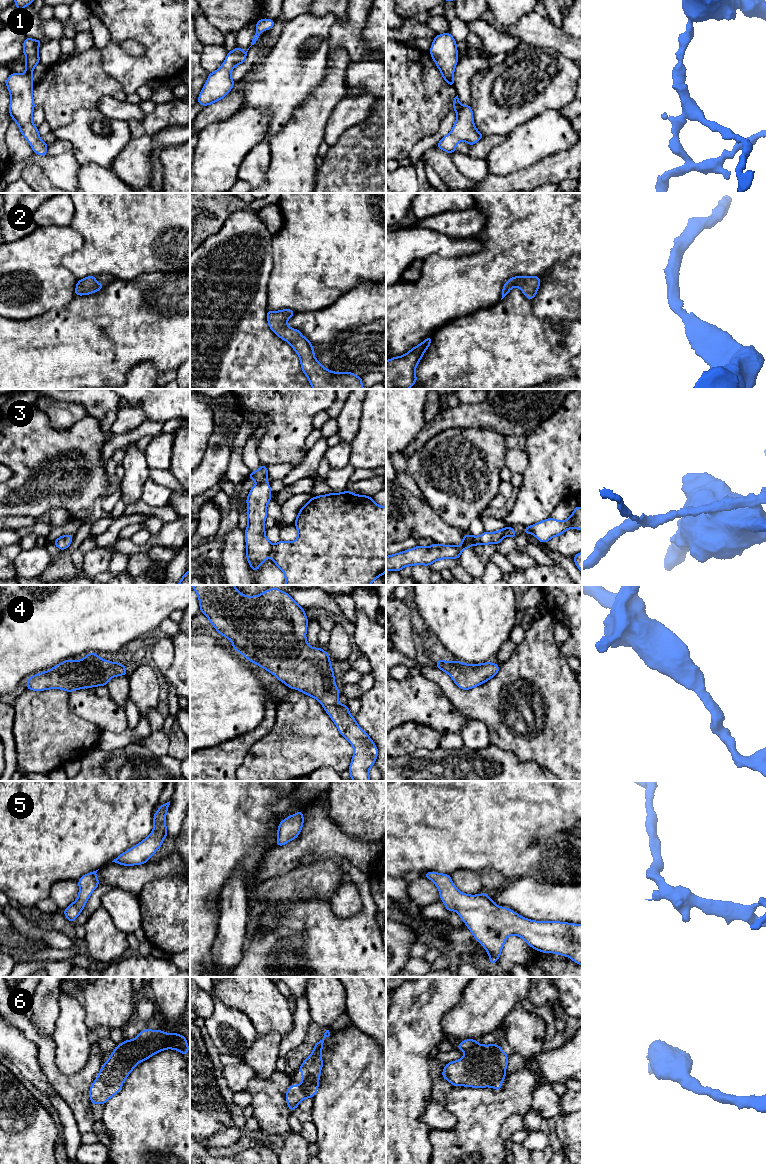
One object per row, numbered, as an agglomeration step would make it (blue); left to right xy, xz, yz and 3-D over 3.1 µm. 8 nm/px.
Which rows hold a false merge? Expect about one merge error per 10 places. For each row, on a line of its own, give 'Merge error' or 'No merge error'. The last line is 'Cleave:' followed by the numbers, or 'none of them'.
1: No merge error
2: No merge error
3: No merge error
4: No merge error
5: No merge error
6: No merge error
Cleave: none of them

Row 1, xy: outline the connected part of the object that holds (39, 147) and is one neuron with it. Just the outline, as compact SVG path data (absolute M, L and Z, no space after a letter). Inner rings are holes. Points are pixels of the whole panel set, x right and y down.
M26 37L23 43L23 54L26 55L26 71L24 74L11 73L5 84L10 92L9 112L24 138L30 143L33 152L47 156L48 144L40 139L38 128L32 122L35 108L32 94L34 67L40 63L38 46L42 40L34 40Z

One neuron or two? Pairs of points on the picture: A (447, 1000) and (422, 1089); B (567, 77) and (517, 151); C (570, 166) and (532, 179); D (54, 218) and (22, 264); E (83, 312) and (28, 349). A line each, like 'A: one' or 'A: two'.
A: one
B: two
C: one
D: two
E: one

